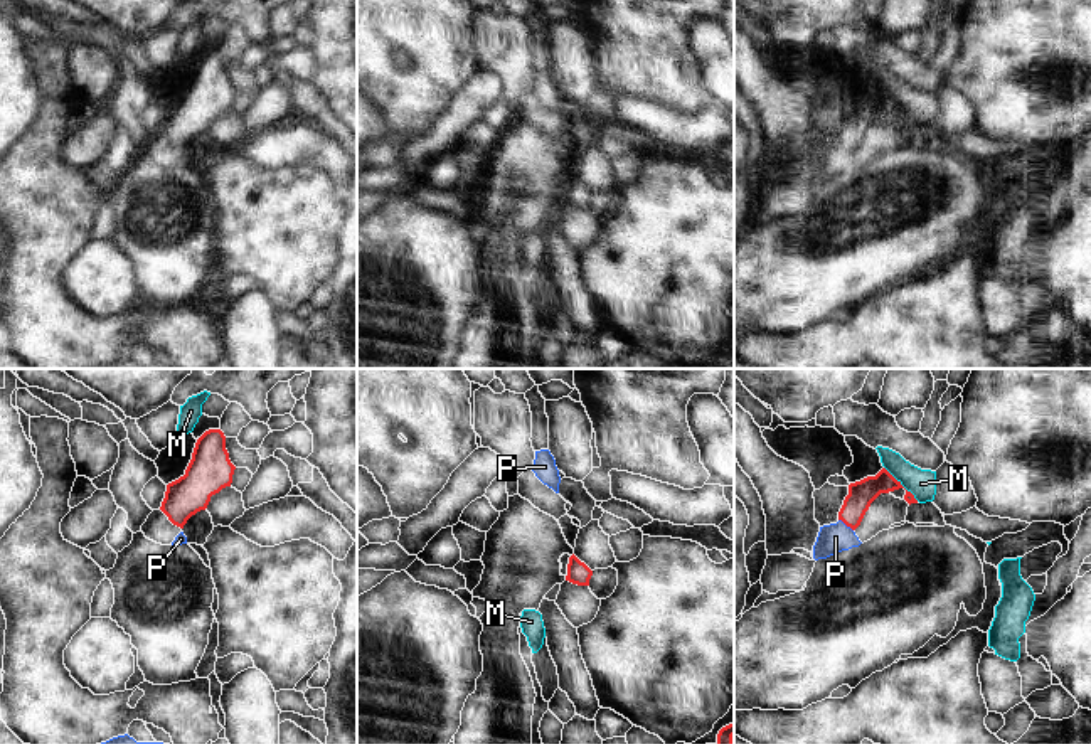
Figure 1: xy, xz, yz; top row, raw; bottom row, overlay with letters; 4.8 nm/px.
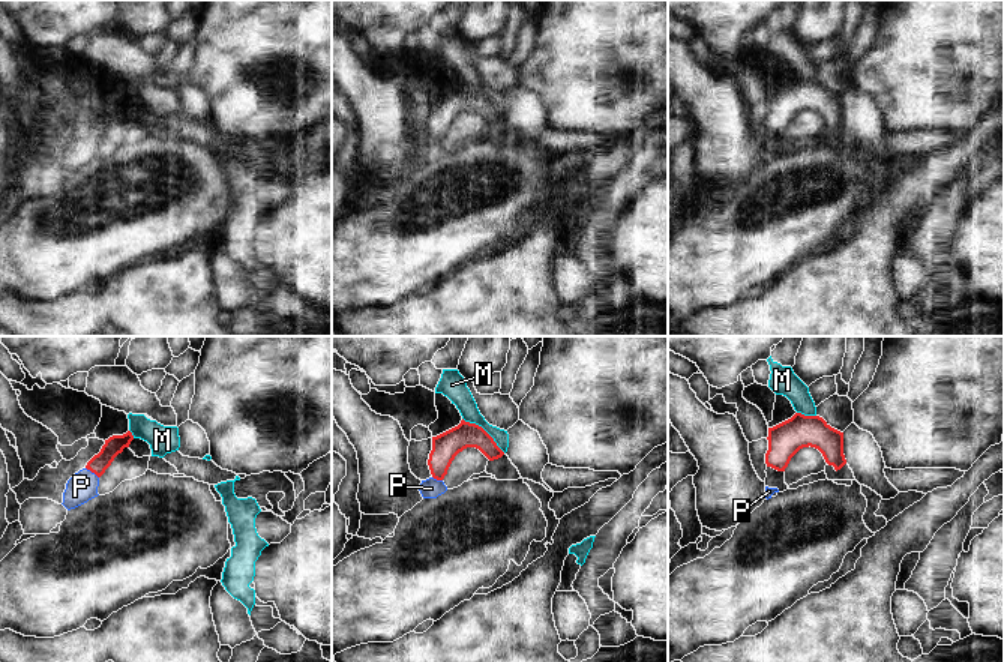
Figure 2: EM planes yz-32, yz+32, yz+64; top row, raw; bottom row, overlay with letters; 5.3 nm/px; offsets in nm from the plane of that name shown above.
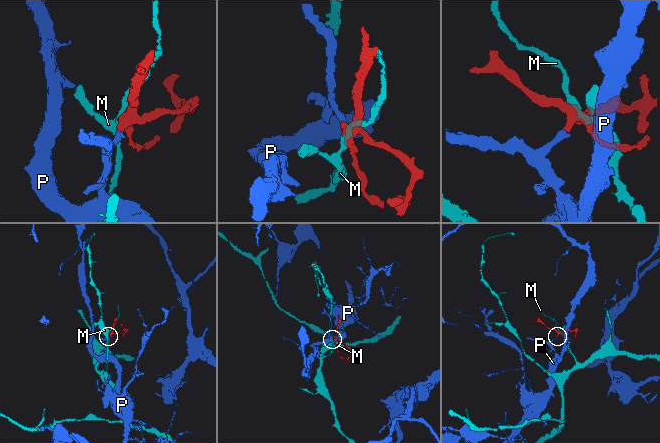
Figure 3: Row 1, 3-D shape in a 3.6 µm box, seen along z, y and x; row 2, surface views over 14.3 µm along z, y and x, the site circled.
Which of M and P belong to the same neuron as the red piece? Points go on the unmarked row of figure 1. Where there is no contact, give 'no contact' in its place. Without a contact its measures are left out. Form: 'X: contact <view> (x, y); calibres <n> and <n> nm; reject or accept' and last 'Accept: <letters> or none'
M: contact yz (899, 106); calibres 130 and 140 nm; reject
P: contact yz (846, 147); calibres 130 and 140 nm; accept
Accept: P

